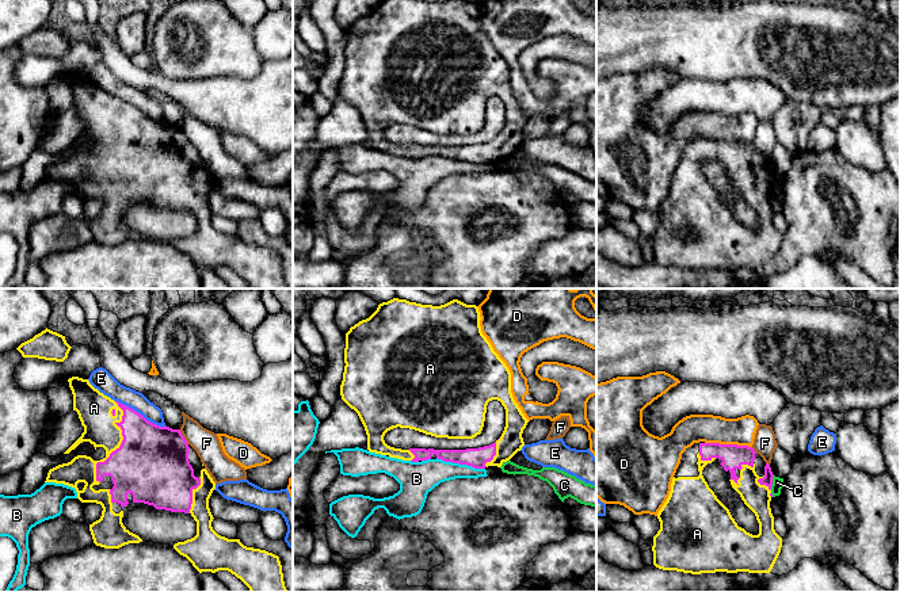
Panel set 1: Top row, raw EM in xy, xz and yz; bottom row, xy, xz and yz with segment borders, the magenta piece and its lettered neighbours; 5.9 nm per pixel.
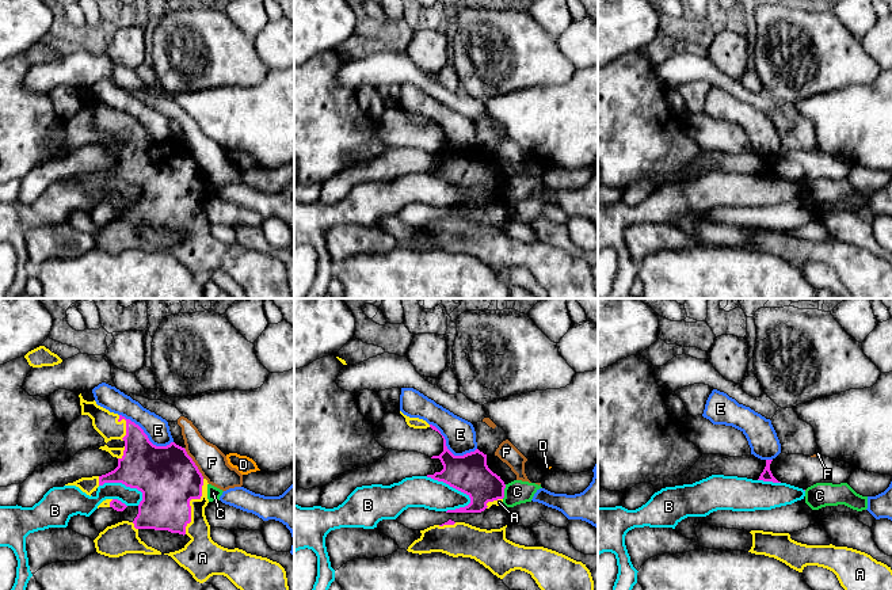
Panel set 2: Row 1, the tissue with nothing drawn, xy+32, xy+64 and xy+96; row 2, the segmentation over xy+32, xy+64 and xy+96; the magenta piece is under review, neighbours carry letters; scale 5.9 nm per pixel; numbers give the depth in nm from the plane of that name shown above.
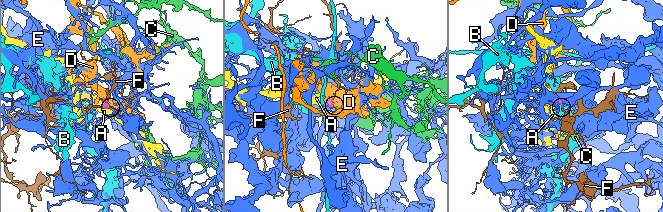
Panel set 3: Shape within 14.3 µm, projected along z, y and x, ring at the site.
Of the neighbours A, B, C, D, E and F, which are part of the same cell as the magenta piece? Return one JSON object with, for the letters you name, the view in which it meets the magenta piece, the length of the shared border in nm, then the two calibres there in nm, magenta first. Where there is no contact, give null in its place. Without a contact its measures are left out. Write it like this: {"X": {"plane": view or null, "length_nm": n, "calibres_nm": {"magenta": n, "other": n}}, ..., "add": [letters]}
{"A": {"plane": "xy", "length_nm": 500, "calibres_nm": {"magenta": 440, "other": 190}}, "add": ["A"]}

